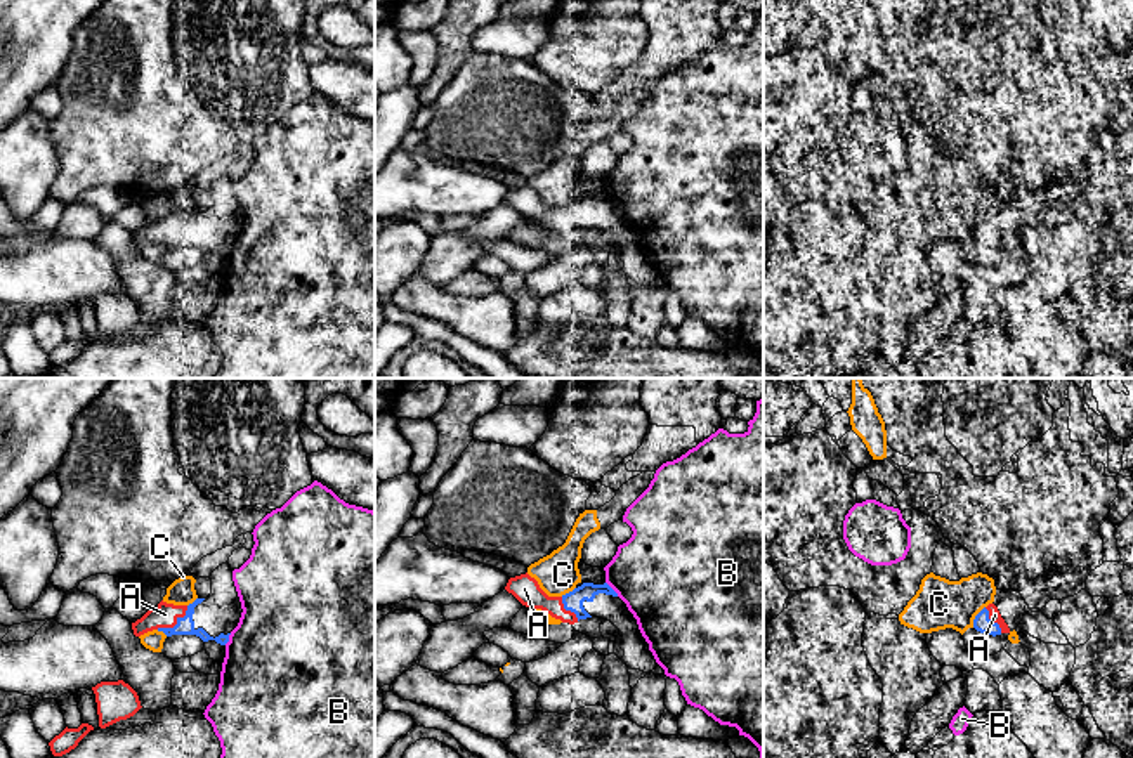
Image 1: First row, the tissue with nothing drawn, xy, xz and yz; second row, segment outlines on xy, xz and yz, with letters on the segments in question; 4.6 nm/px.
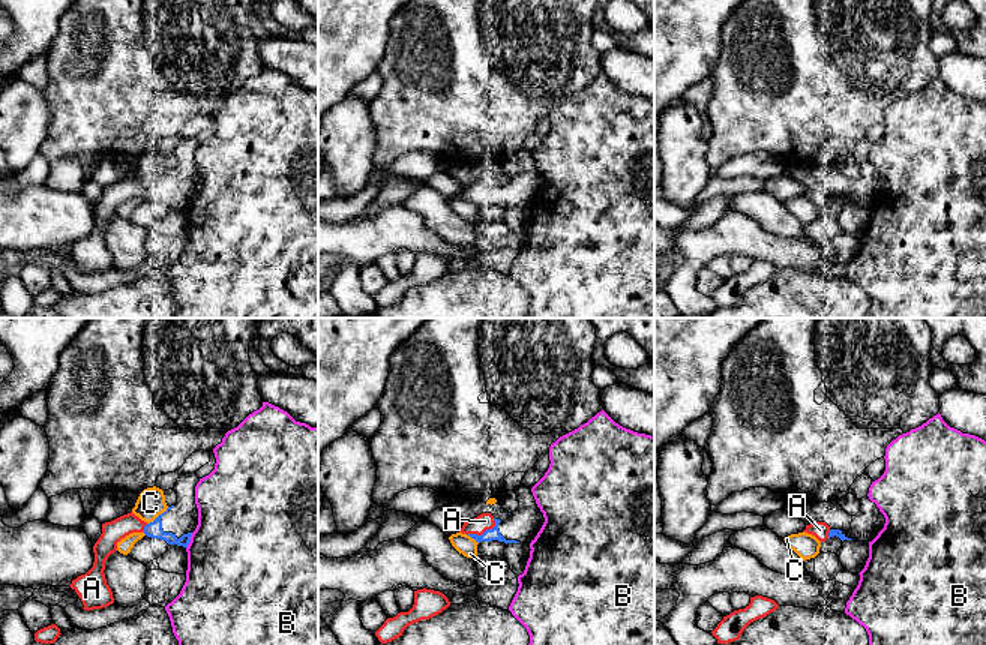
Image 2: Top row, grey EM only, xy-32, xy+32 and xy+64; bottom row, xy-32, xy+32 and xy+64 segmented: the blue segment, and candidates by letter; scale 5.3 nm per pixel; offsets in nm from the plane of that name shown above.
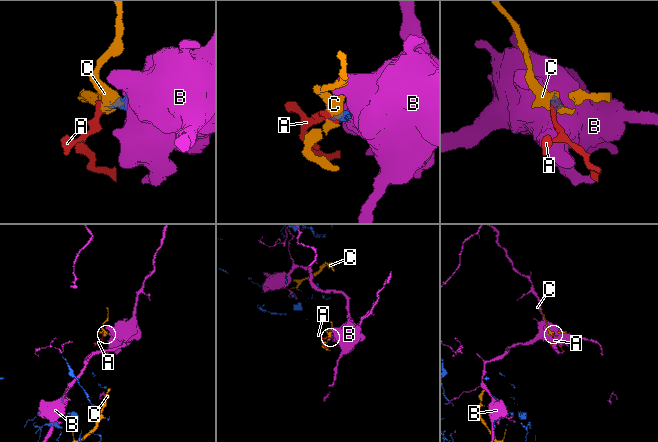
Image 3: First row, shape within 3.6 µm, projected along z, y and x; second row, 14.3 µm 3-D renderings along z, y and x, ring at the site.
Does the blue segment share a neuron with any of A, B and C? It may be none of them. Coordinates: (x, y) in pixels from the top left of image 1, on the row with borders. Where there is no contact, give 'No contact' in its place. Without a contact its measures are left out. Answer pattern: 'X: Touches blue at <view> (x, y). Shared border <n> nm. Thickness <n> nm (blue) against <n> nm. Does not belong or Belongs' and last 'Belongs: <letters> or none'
A: Touches blue at xy (177, 623). Shared border 190 nm. Thickness 80 nm (blue) against 110 nm. Belongs
B: Touches blue at xz (611, 588). Shared border 90 nm. Thickness 90 nm (blue) against 440 nm. Does not belong
C: Touches blue at yz (975, 616). Shared border 120 nm. Thickness 80 nm (blue) against 240 nm. Does not belong
Belongs: A

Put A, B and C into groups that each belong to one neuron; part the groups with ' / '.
A / B / C

